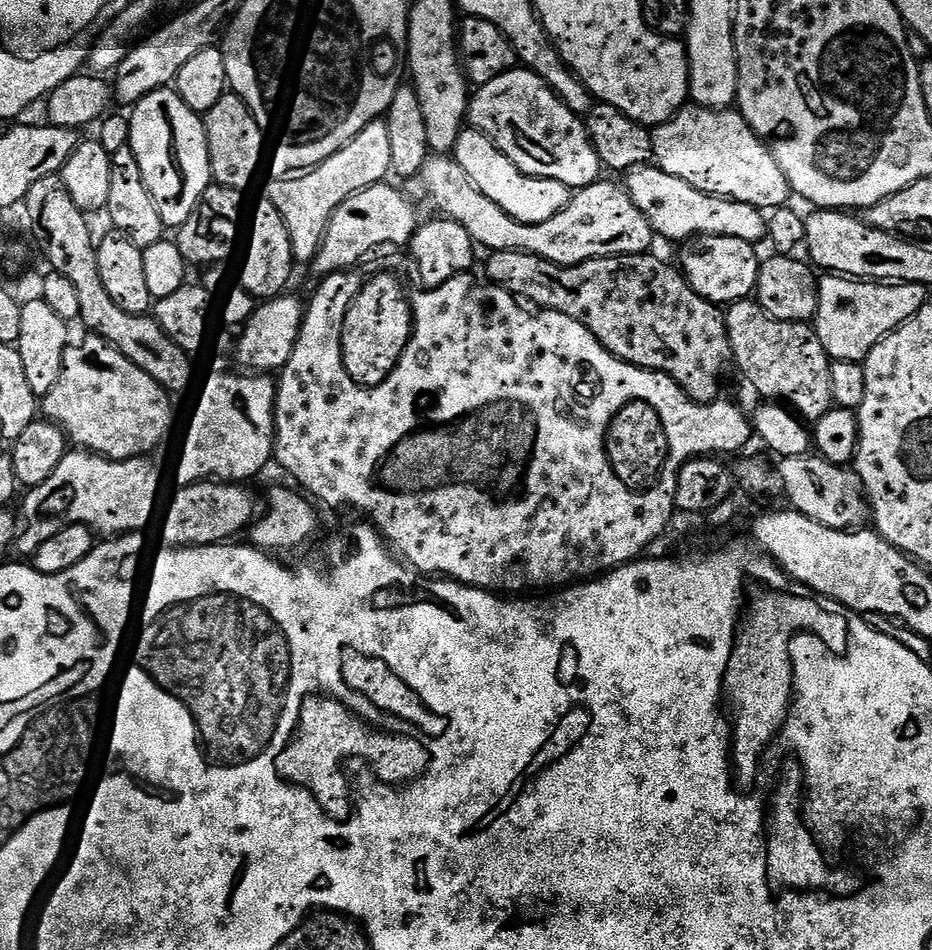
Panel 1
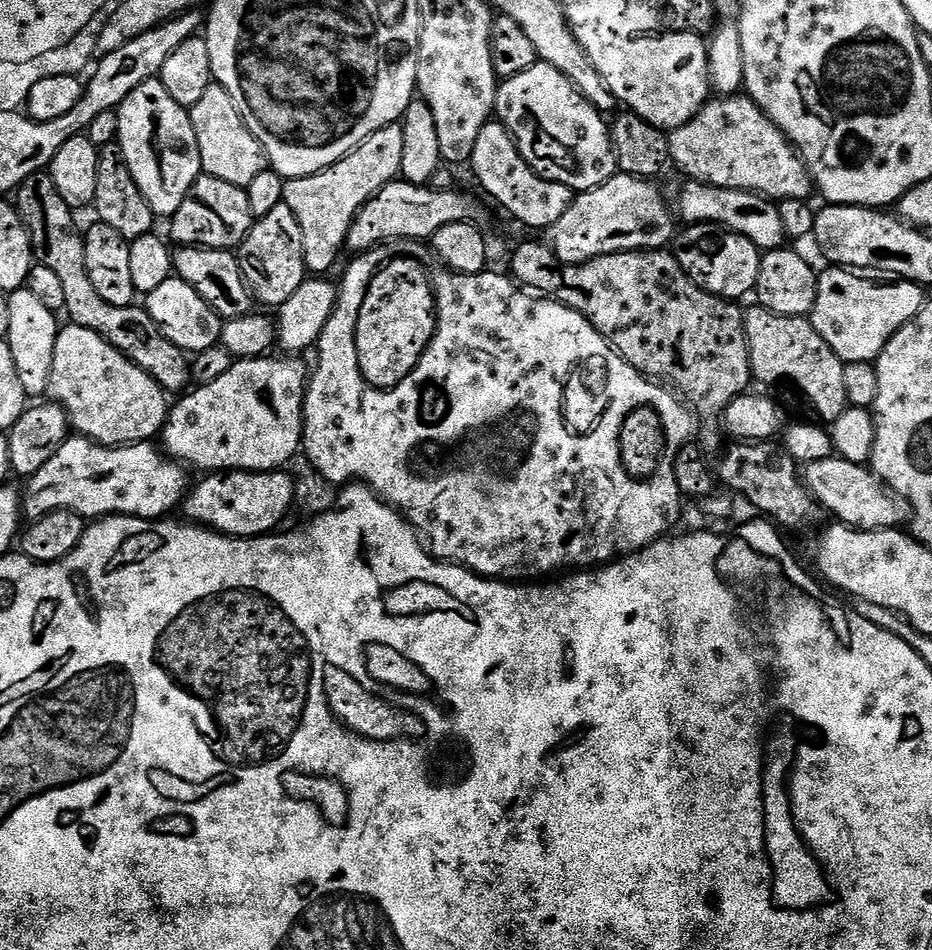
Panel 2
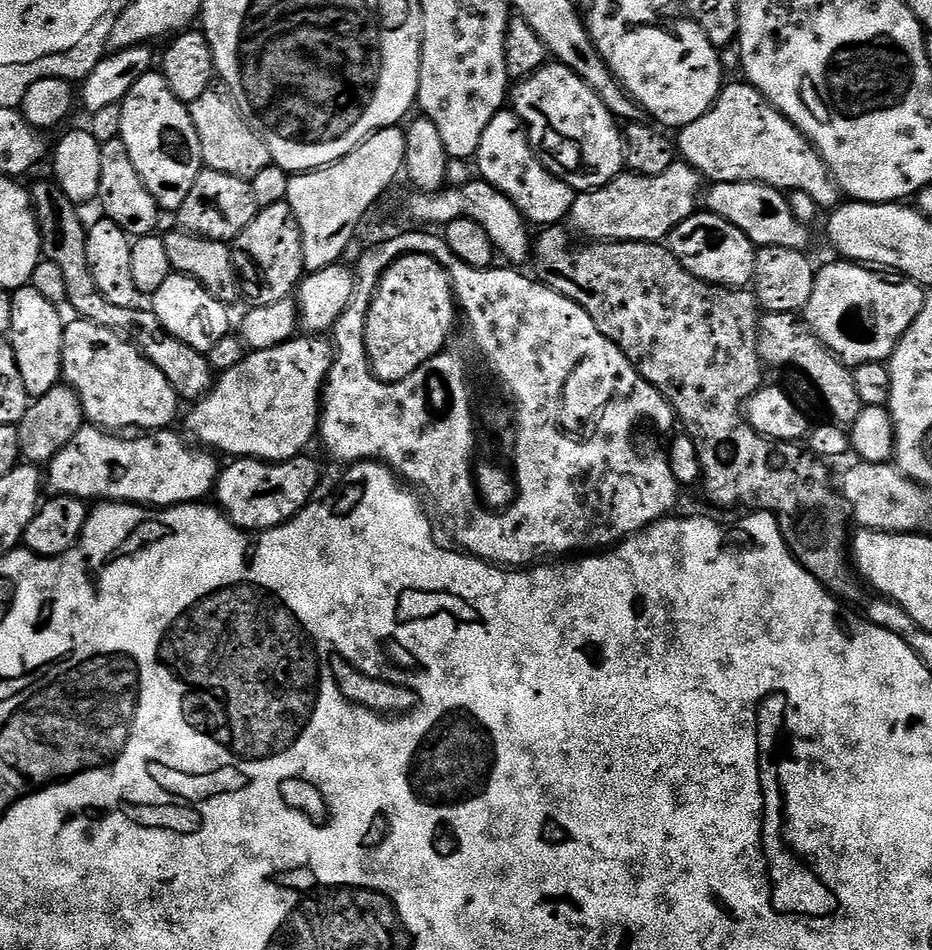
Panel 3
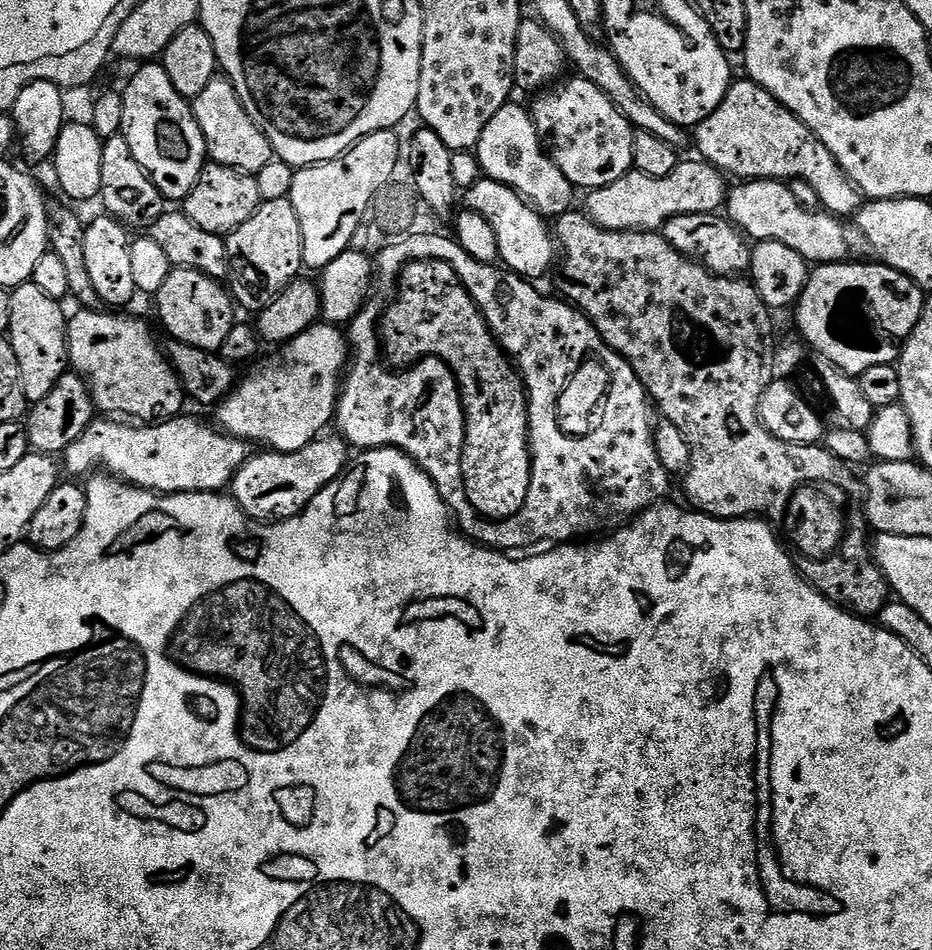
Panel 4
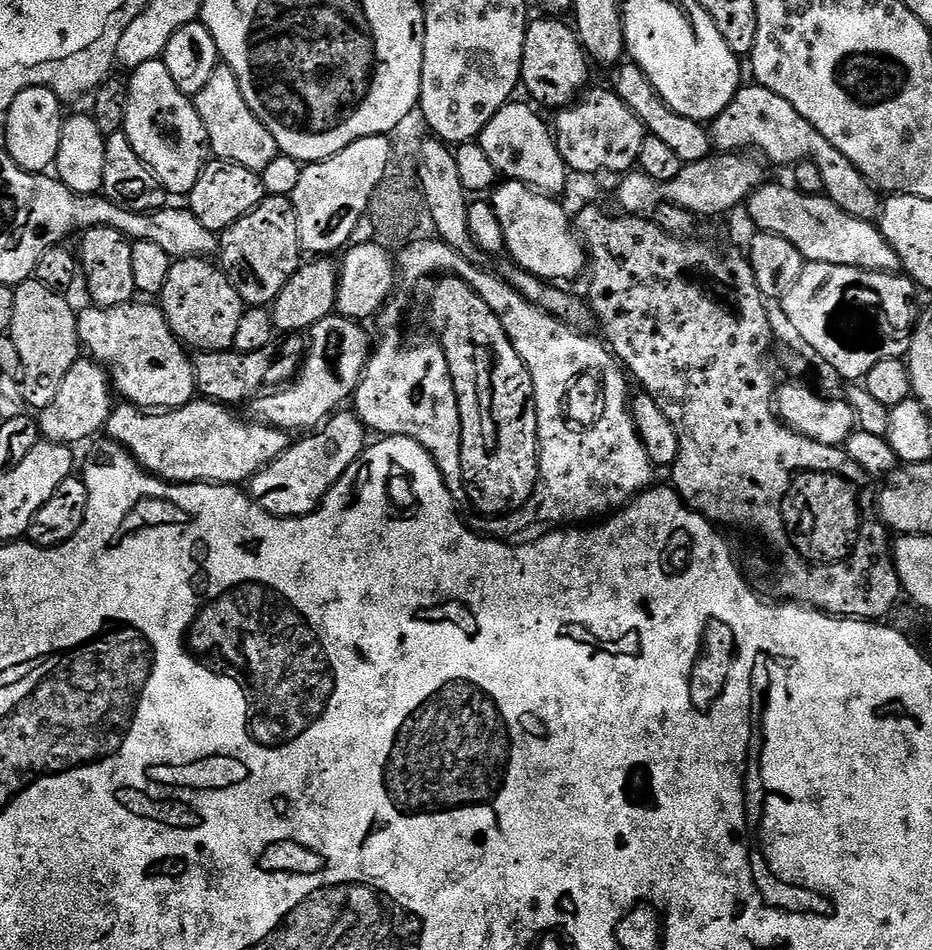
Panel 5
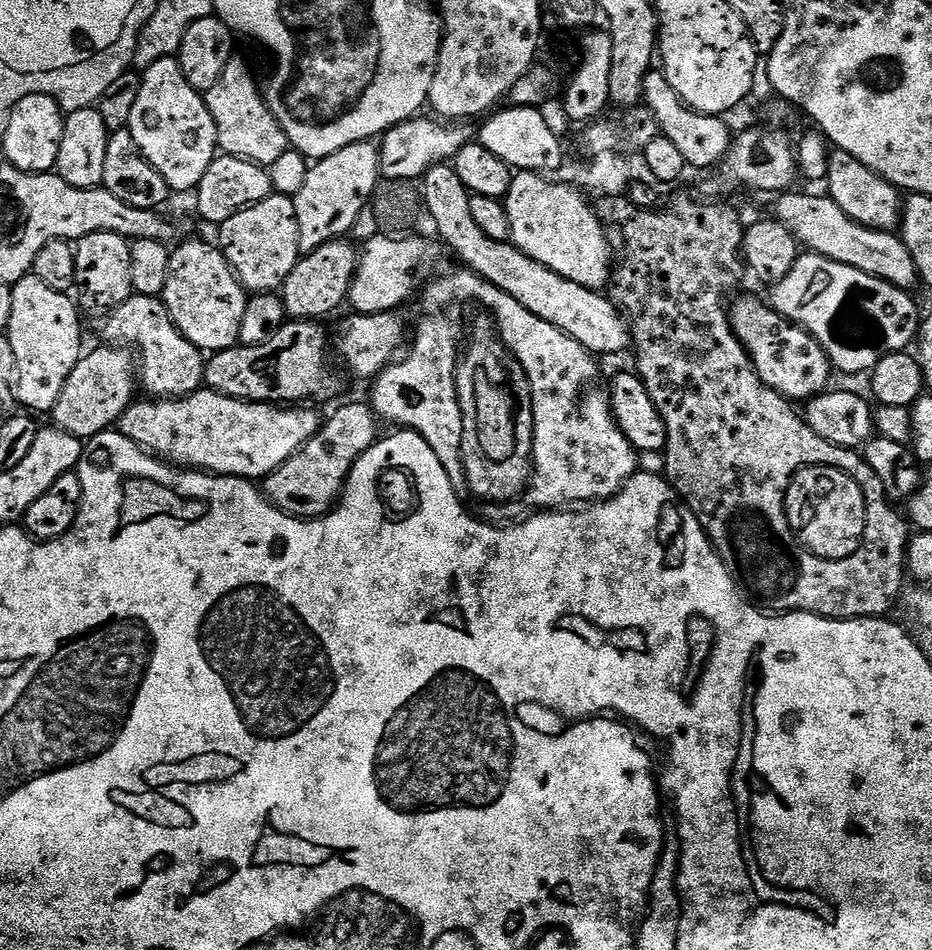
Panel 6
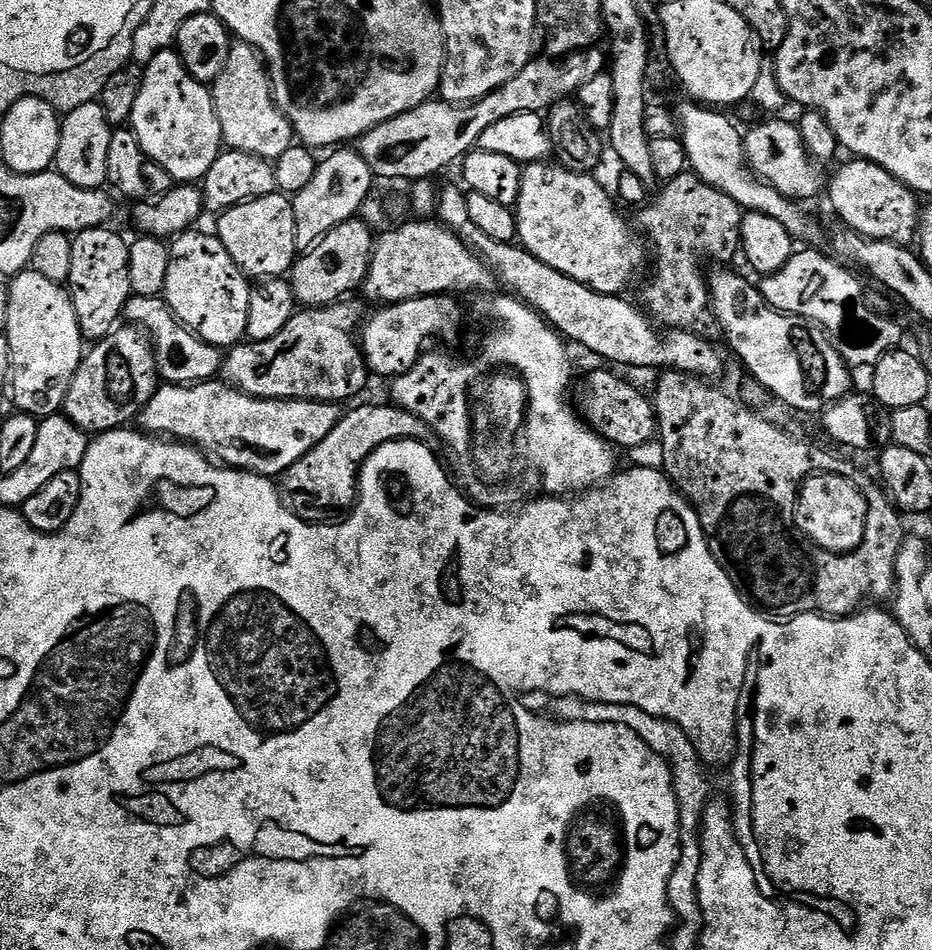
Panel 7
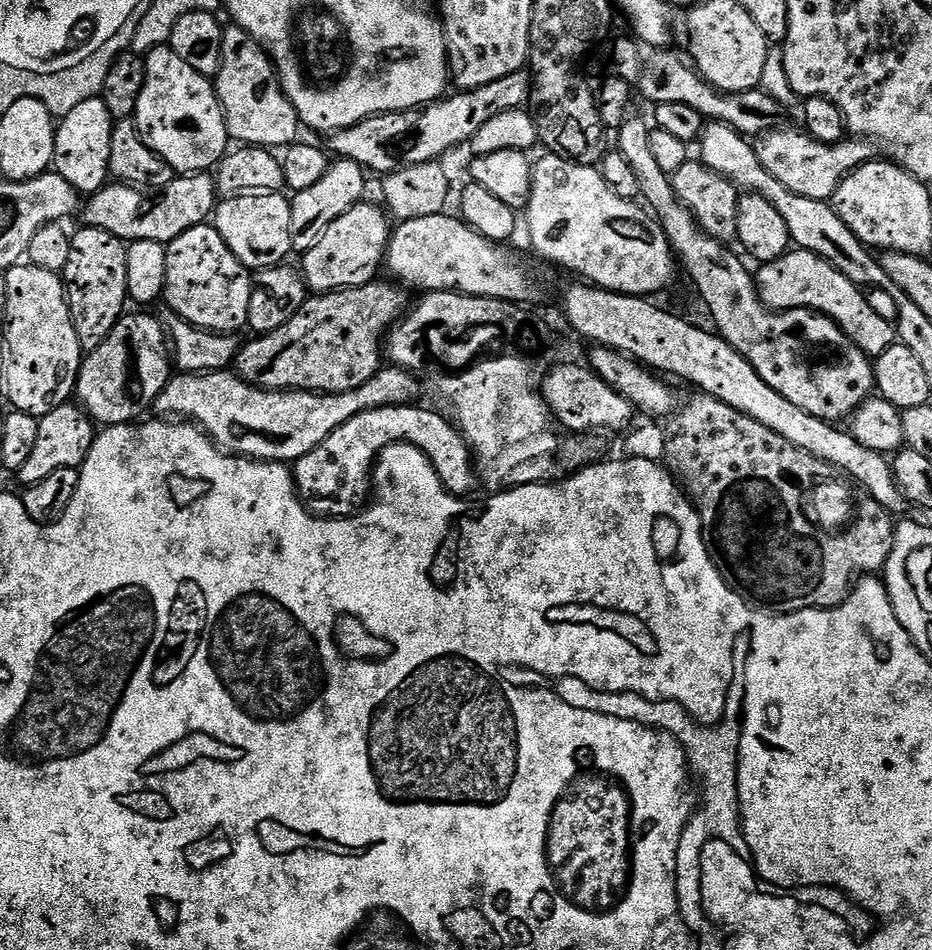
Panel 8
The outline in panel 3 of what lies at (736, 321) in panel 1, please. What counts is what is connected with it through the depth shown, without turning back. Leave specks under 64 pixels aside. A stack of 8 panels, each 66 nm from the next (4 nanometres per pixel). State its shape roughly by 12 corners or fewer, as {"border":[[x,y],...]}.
{"border":[[795,312],[760,317],[760,359],[797,368],[831,419],[862,407],[852,373]]}

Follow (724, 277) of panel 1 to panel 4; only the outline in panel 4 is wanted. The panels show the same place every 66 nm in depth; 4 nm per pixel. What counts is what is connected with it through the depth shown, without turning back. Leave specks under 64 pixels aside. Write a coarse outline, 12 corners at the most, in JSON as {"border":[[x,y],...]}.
{"border":[[714,212],[675,216],[662,235],[716,276],[749,271],[752,248]]}

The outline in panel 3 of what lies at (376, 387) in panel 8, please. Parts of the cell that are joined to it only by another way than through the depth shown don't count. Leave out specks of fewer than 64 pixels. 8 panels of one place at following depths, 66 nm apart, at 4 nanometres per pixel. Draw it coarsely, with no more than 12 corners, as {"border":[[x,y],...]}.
{"border":[[85,423],[47,483],[85,502],[211,497],[221,461],[183,435]]}

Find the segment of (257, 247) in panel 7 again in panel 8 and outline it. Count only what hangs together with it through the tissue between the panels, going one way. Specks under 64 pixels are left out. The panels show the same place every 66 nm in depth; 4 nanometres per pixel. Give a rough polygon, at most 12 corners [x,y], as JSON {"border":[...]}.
{"border":[[221,199],[214,226],[249,270],[293,255],[292,201]]}

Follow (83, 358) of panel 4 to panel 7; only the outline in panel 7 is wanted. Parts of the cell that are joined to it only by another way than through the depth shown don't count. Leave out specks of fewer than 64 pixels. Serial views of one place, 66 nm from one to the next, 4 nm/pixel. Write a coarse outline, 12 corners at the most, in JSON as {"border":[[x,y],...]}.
{"border":[[134,294],[123,319],[148,333],[161,381],[217,379],[221,349],[167,300]]}

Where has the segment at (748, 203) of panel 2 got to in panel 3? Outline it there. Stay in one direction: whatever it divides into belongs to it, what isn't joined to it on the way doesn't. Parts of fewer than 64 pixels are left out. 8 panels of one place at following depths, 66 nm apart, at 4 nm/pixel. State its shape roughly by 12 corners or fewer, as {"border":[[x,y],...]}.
{"border":[[713,183],[707,211],[760,248],[807,249],[809,229],[765,184]]}

